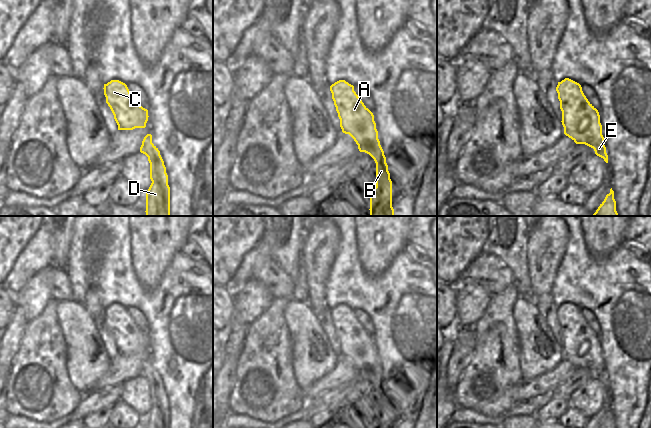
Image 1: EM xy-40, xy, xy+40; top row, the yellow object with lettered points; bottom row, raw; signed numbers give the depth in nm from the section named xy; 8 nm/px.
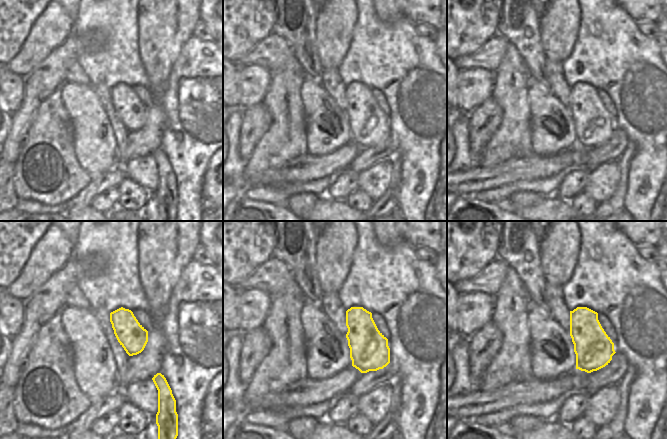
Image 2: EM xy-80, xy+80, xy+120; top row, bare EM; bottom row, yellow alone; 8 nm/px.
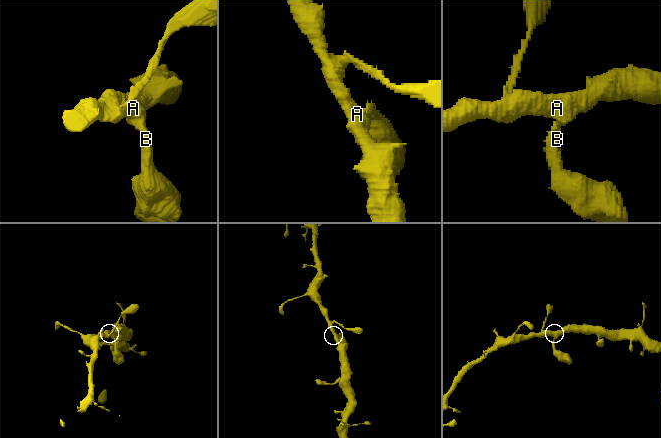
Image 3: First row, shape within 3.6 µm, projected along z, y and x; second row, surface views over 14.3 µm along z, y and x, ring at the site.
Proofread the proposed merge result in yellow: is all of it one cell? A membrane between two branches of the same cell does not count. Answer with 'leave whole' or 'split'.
leave whole

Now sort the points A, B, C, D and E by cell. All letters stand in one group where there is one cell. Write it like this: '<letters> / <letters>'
A B C D E

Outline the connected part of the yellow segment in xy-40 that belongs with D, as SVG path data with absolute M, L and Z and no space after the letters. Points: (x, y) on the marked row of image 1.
M151 134L144 137L140 152L148 157L152 181L146 192L146 216L170 216L168 175L160 151L152 143Z

